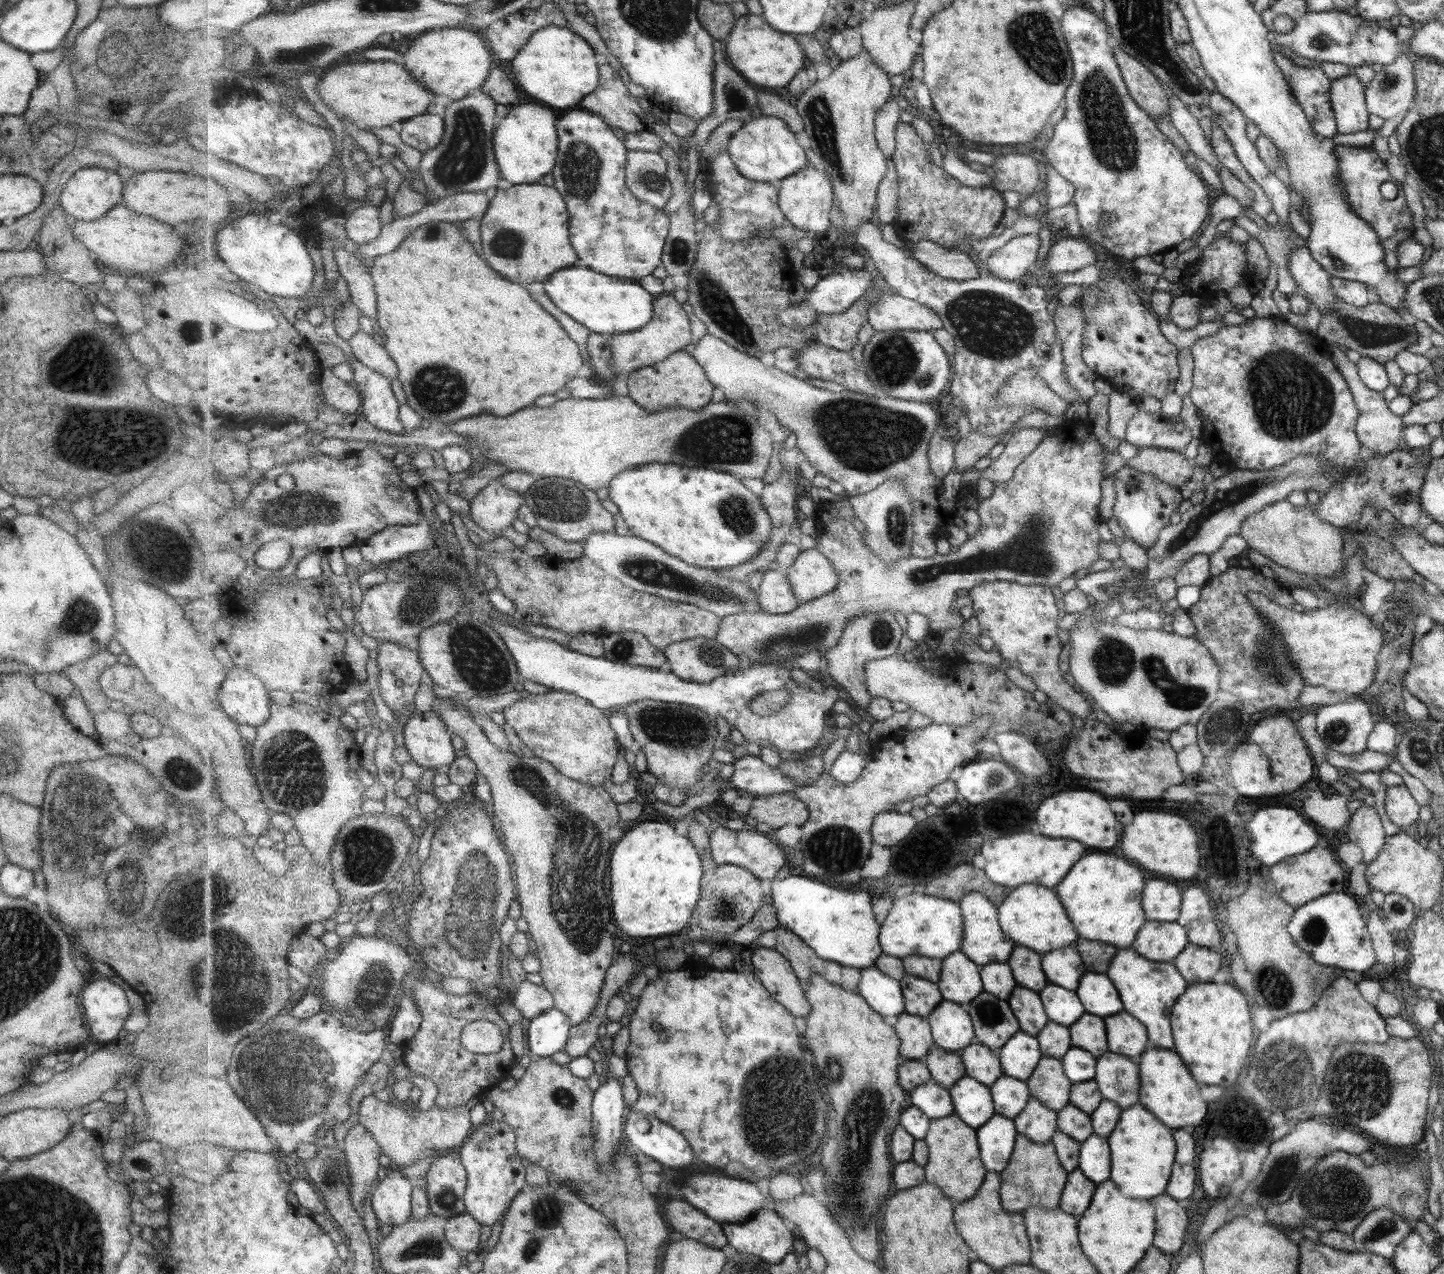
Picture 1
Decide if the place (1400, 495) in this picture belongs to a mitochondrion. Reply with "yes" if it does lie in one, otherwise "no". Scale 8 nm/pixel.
yes

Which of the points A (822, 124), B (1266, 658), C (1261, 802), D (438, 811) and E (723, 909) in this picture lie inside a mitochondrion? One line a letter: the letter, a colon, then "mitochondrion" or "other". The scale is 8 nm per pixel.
A: mitochondrion
B: mitochondrion
C: other
D: other
E: mitochondrion

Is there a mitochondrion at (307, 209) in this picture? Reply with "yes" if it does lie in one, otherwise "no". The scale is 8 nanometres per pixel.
no

